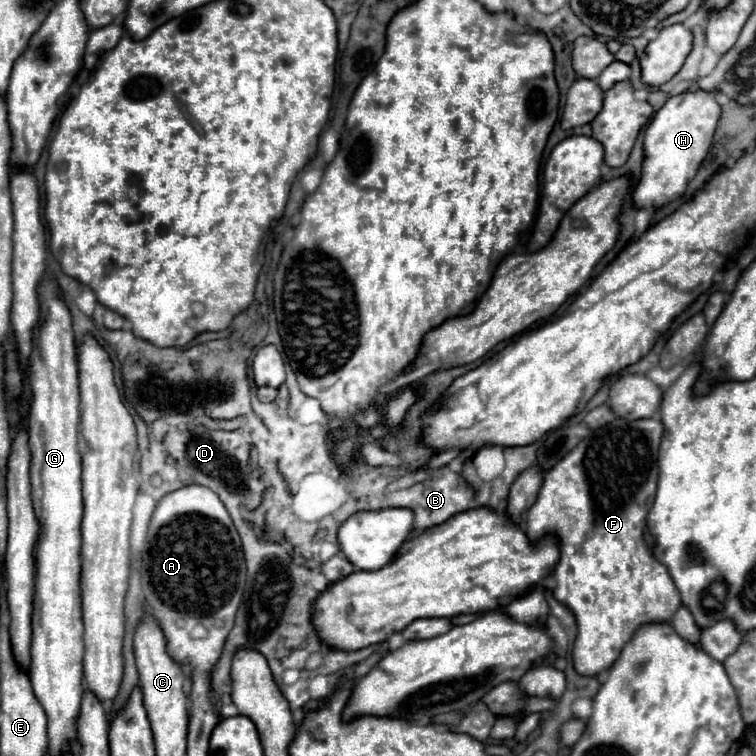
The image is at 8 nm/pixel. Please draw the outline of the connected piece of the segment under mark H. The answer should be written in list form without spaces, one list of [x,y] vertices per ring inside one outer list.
[[[684,92],[670,96],[668,102],[654,114],[644,130],[644,160],[642,176],[632,192],[632,204],[638,210],[658,210],[686,192],[688,182],[696,176],[706,152],[712,144],[712,134],[720,118],[716,92]]]

